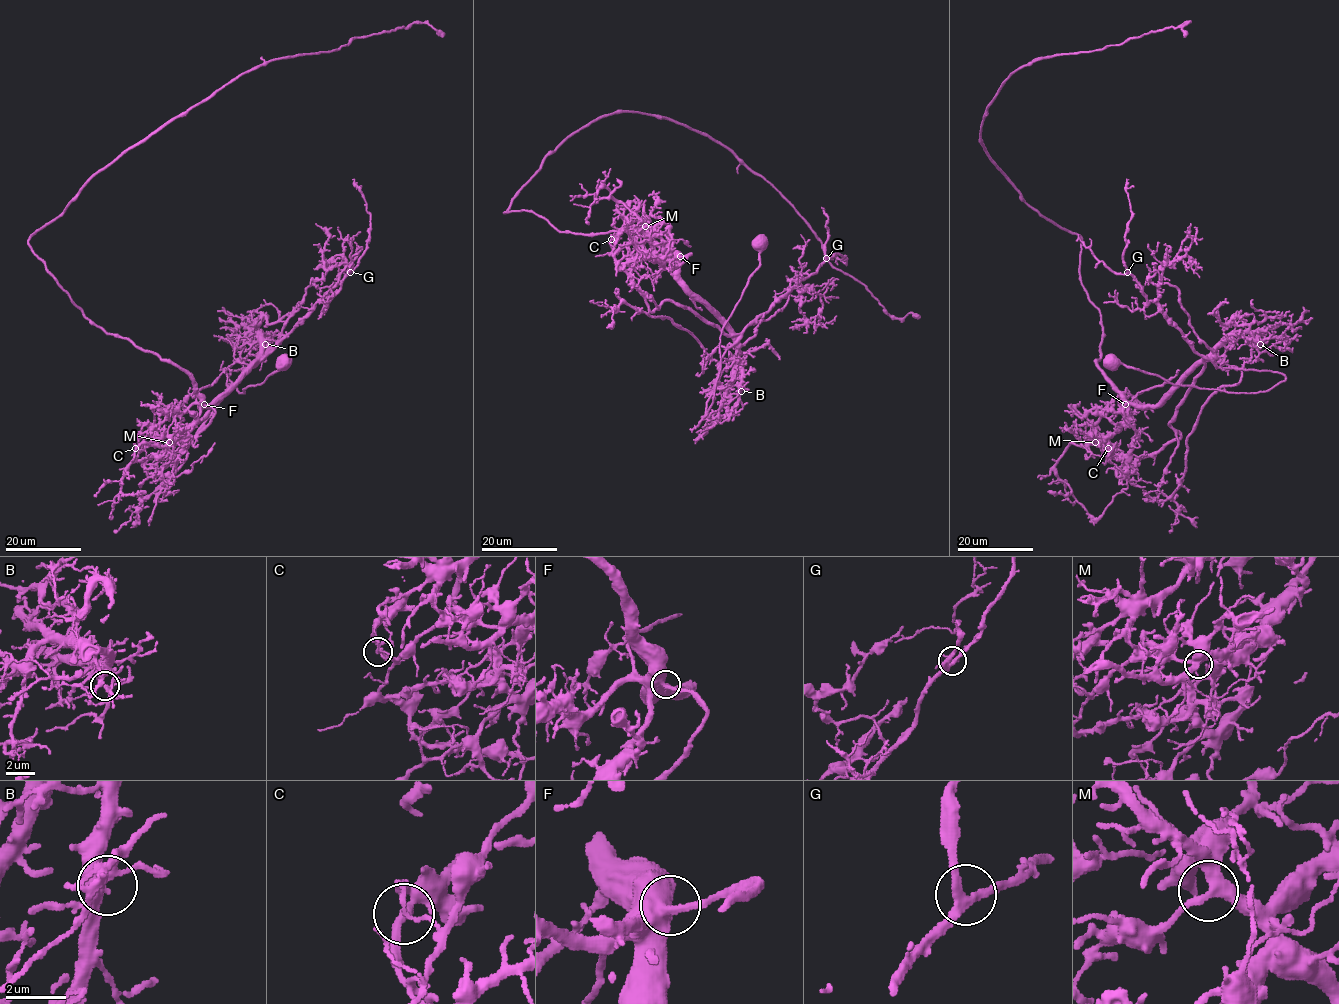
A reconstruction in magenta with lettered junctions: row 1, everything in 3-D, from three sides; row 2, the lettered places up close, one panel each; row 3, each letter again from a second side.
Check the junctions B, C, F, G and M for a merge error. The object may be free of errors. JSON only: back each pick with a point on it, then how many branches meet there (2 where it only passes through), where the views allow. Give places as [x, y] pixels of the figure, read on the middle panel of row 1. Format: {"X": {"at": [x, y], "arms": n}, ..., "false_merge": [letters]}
{"C": {"at": [611, 239], "arms": 2}, "false_merge": ["C"]}

